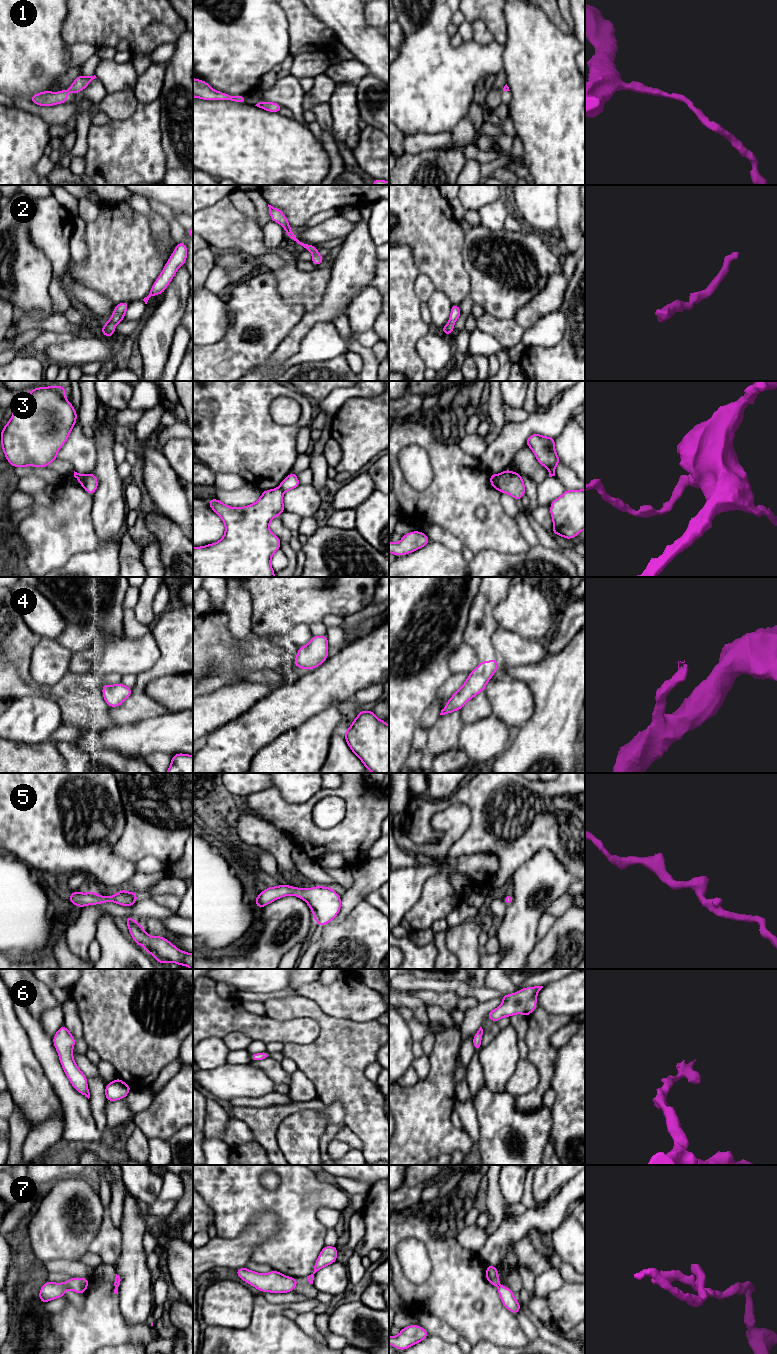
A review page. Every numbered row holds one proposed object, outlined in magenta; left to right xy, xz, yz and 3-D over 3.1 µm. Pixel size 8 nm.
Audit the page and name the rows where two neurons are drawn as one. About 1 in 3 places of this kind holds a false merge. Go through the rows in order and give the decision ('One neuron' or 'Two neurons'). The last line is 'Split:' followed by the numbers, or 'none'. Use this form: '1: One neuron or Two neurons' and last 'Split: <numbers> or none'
1: One neuron
2: One neuron
3: Two neurons
4: One neuron
5: One neuron
6: One neuron
7: Two neurons
Split: 3, 7

